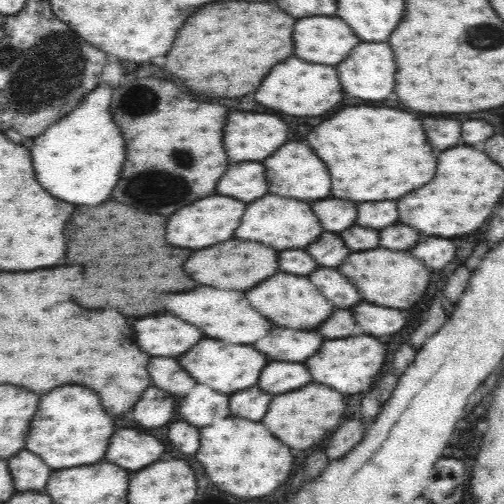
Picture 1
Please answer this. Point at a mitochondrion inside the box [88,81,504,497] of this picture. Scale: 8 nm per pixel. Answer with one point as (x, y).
(150, 187)

